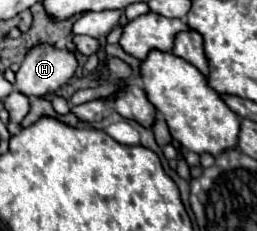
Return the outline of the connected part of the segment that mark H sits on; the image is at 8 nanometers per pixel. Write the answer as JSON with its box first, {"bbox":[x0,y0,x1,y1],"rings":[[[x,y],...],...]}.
{"bbox":[16,43,78,95],"rings":[[[50,43],[34,45],[28,49],[18,73],[16,89],[24,95],[50,95],[68,83],[78,67],[76,53],[58,49]]]}

